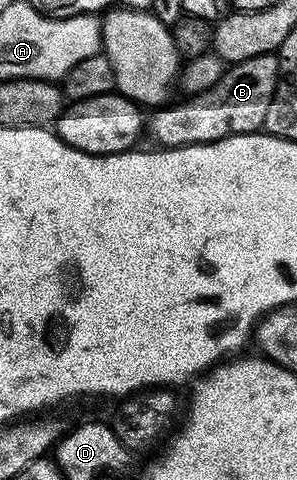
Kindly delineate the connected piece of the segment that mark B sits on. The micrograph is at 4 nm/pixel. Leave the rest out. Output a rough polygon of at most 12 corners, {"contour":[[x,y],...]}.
{"contour":[[274,53],[227,66],[212,89],[157,108],[165,149],[261,132]]}

